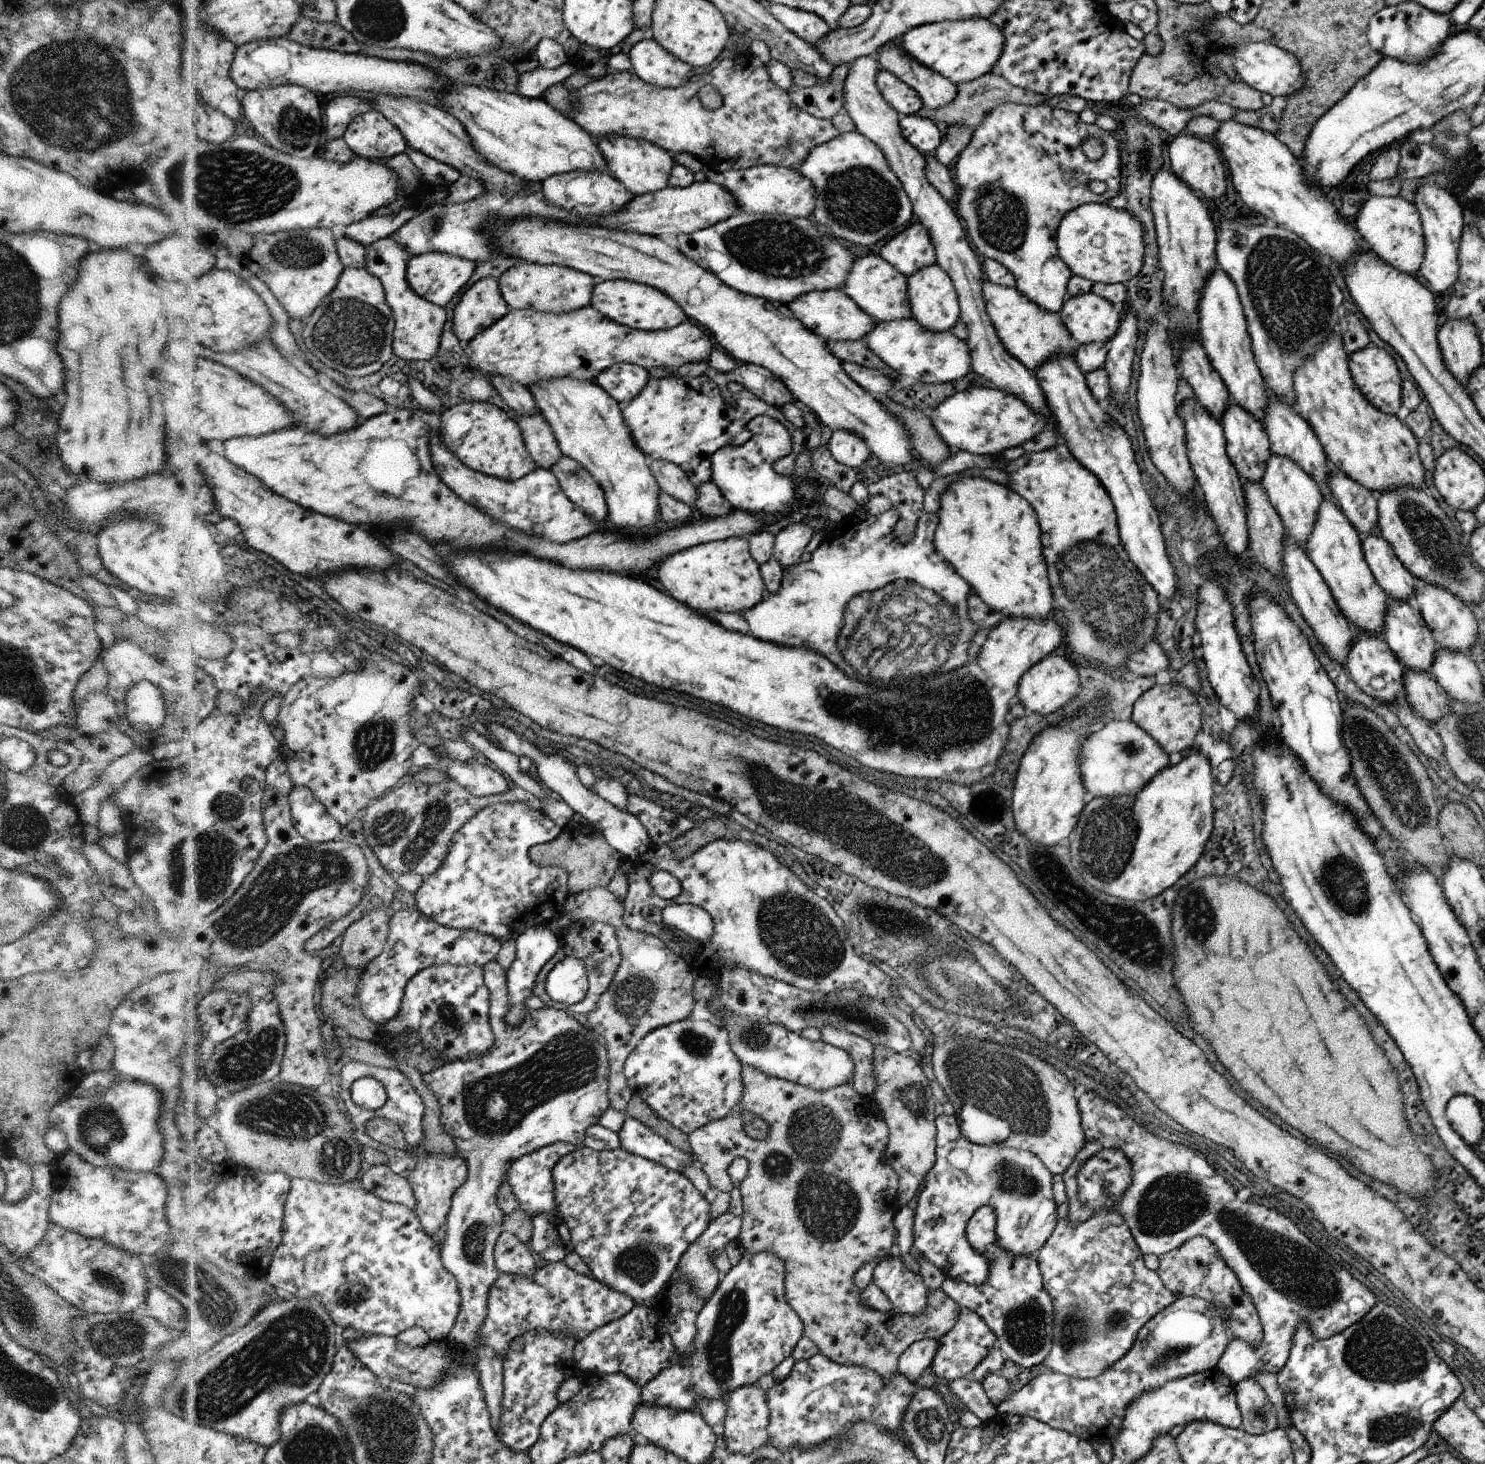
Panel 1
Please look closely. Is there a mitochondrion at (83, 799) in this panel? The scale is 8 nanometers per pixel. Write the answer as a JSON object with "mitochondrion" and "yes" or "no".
{"mitochondrion":"no"}

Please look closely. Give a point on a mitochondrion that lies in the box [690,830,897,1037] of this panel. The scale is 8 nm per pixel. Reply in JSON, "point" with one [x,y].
{"point":[797,933]}

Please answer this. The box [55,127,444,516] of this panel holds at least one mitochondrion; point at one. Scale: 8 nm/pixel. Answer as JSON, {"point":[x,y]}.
{"point":[261,186]}

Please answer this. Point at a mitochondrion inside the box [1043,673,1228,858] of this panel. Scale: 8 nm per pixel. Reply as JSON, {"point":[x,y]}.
{"point":[1130,748]}

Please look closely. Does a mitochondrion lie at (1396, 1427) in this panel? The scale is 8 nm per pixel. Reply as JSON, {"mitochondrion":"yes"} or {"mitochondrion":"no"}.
{"mitochondrion":"yes"}

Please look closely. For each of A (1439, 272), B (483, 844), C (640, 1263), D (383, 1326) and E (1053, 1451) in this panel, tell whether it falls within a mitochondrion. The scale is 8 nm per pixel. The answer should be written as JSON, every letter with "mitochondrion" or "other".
{"A":"other","B":"other","C":"mitochondrion","D":"other","E":"other"}

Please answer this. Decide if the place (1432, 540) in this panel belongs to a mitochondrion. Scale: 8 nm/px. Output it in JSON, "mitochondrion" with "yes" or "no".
{"mitochondrion":"yes"}

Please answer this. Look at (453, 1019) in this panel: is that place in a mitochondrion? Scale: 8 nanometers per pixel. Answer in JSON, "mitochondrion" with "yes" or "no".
{"mitochondrion":"yes"}

